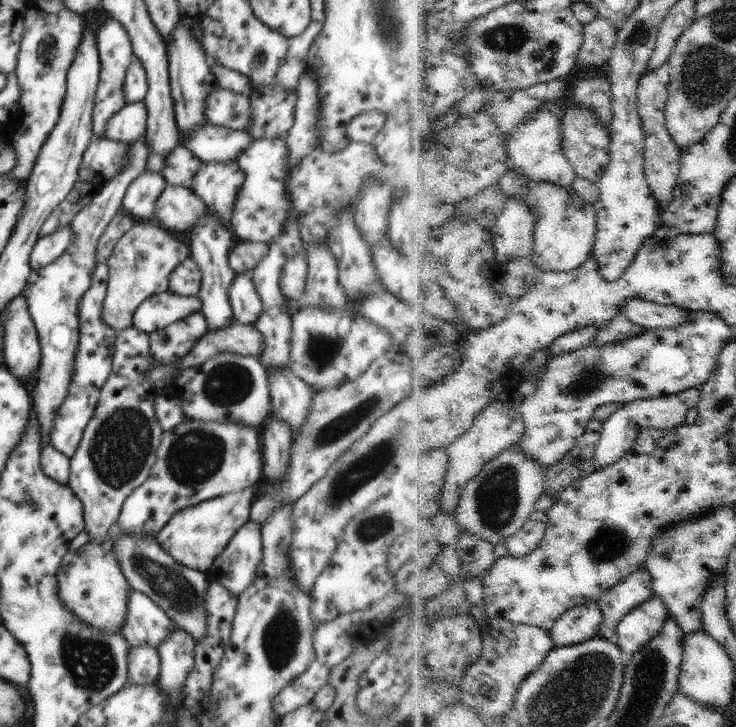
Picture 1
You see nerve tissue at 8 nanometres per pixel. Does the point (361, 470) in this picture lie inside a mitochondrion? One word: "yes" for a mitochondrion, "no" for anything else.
yes

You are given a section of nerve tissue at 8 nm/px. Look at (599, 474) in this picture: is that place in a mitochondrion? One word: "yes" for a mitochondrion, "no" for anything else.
no

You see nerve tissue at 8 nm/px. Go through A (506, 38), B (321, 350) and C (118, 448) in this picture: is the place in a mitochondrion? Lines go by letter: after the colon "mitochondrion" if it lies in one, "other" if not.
A: mitochondrion
B: mitochondrion
C: mitochondrion

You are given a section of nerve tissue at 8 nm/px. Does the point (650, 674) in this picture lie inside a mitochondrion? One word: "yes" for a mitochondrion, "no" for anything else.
yes

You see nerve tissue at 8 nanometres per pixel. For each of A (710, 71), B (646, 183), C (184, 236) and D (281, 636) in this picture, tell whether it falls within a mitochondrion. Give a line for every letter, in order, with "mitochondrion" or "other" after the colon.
A: mitochondrion
B: other
C: other
D: mitochondrion

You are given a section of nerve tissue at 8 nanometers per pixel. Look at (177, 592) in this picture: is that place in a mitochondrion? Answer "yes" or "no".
yes

